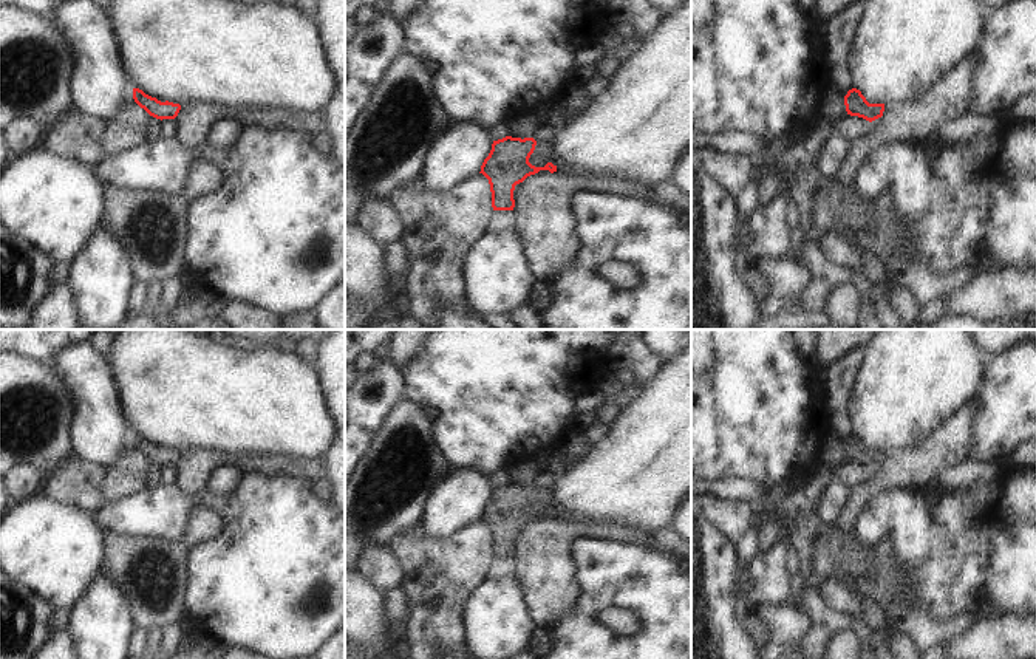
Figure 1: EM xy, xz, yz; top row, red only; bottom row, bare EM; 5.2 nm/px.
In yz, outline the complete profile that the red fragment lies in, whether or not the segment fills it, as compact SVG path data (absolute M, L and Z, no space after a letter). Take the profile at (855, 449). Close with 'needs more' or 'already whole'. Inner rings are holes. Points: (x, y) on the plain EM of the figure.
M857 435L847 438L844 452L847 461L863 464L869 469L881 464L884 458L884 450L869 450Z; already whole

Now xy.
M133 435L133 446L150 463L161 466L161 467L162 466L175 466L178 463L179 456L181 456L179 450L173 450L173 449L169 449L169 447L161 449L156 444L145 441L139 435Z; already whole

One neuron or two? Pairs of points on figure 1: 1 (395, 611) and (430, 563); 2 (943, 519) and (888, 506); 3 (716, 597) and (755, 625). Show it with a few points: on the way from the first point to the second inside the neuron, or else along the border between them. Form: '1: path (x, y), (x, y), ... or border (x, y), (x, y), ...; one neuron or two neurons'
1: border (399, 587), (407, 604), (405, 619); two neurons
2: path (930, 525), (922, 525), (902, 512); one neuron
3: border (753, 610), (747, 619), (747, 630), (756, 642); two neurons

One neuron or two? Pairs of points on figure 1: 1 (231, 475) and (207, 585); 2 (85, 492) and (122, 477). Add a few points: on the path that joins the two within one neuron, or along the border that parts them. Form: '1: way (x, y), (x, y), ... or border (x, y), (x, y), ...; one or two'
1: border (241, 474), (228, 492), (212, 494), (206, 489); two
2: way (95, 486), (113, 483); one

